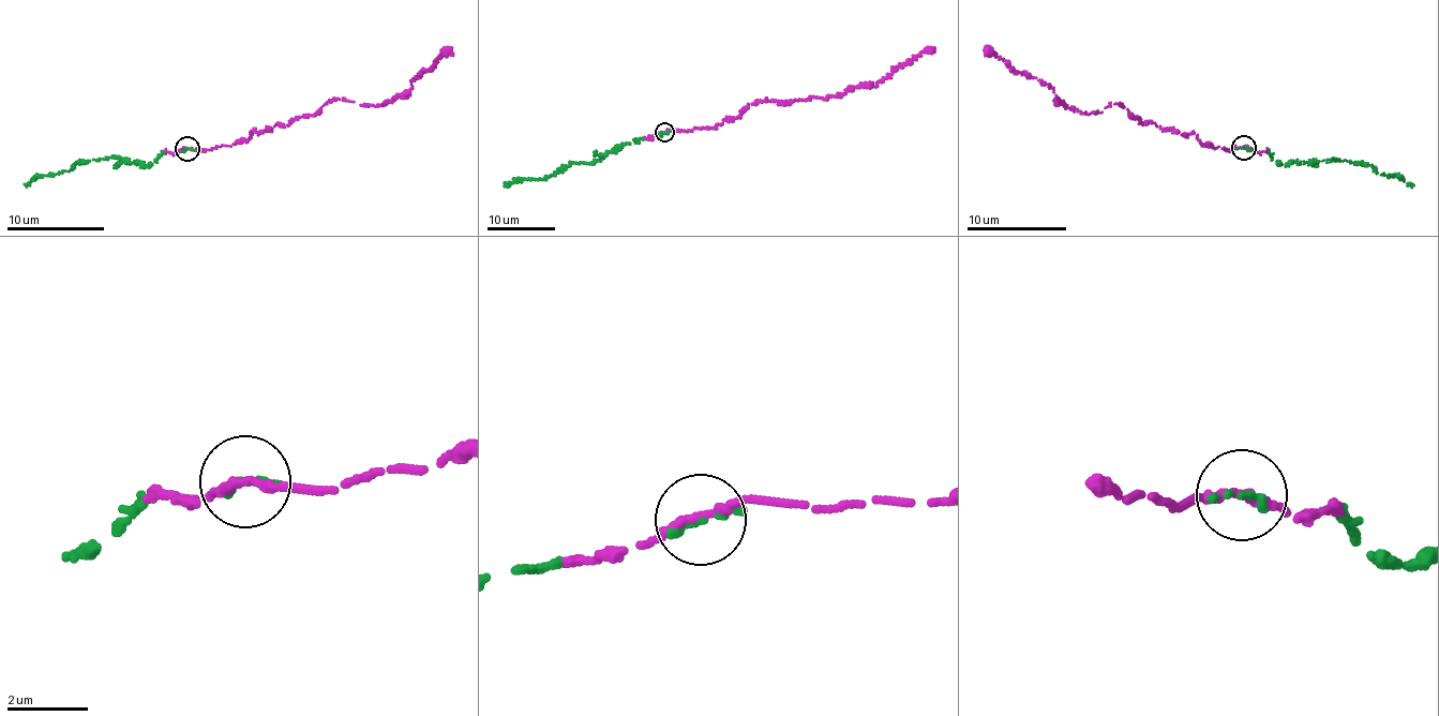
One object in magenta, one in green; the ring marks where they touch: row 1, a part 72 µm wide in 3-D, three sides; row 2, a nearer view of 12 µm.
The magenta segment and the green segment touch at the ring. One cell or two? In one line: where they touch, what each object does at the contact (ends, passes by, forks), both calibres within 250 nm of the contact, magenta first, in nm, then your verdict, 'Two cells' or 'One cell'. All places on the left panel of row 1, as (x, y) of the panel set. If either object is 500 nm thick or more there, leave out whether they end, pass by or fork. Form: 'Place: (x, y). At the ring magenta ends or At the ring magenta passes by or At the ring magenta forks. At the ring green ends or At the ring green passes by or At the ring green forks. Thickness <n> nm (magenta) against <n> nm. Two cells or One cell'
Place: (186, 148). At the ring magenta passes by. At the ring green ends. Thickness 240 nm (magenta) against 200 nm. One cell

